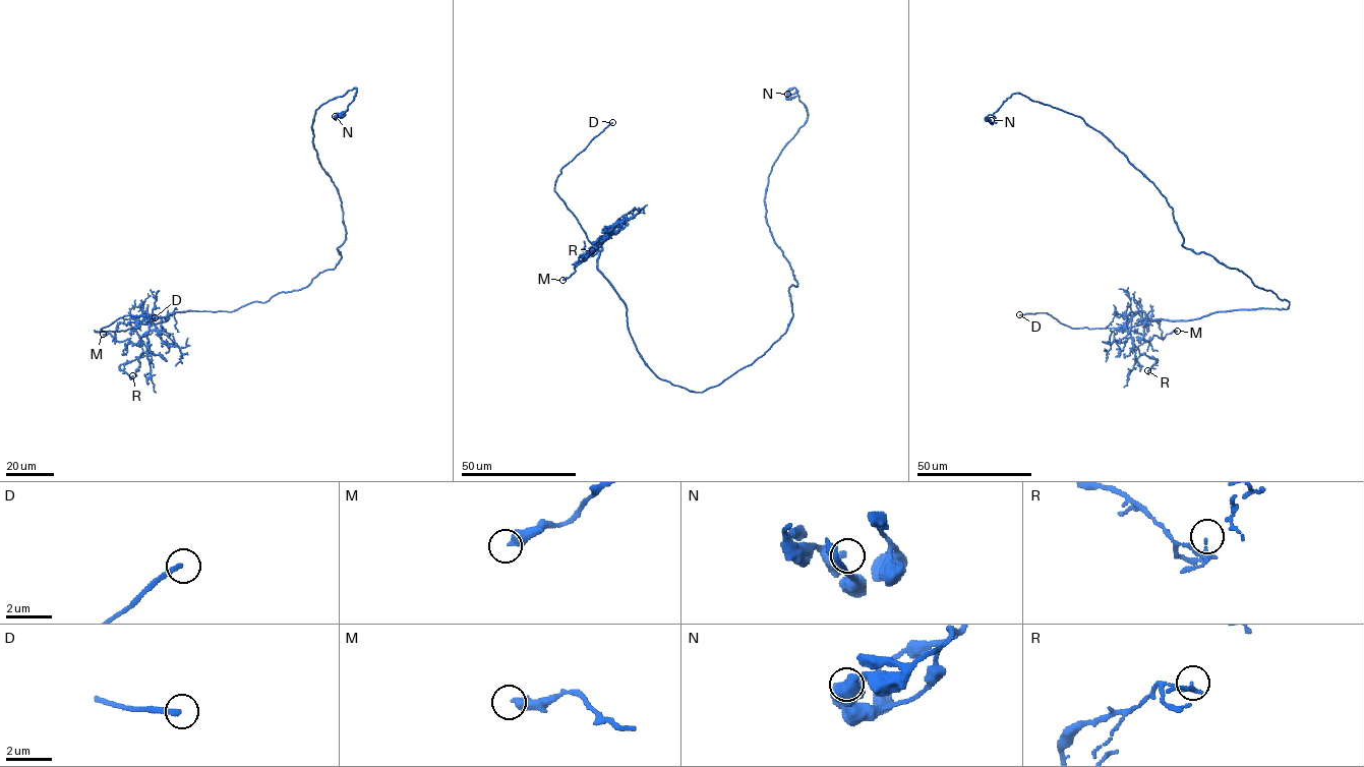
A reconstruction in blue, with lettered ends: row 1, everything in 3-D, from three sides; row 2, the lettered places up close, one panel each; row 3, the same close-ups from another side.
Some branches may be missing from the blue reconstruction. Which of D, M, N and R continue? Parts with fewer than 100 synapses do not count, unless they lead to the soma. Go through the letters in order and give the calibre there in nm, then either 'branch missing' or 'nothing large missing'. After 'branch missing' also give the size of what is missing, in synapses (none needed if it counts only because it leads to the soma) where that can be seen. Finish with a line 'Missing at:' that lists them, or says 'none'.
D: 220 nm thick; branch missing
M: 400 nm thick; nothing large missing
N: 440 nm thick; nothing large missing
R: 110 nm thick; nothing large missing
Missing at: D

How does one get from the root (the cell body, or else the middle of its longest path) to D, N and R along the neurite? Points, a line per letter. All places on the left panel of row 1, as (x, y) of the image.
D: (296, 290), (231, 311), (176, 311), (162, 322), (95, 331), (126, 315), (155, 317)
N: (296, 290), (335, 267), (345, 239), (311, 125), (322, 104), (355, 87), (335, 116)
R: (296, 290), (231, 311), (176, 311), (152, 323), (138, 322), (142, 314), (147, 349), (119, 367), (132, 375)

